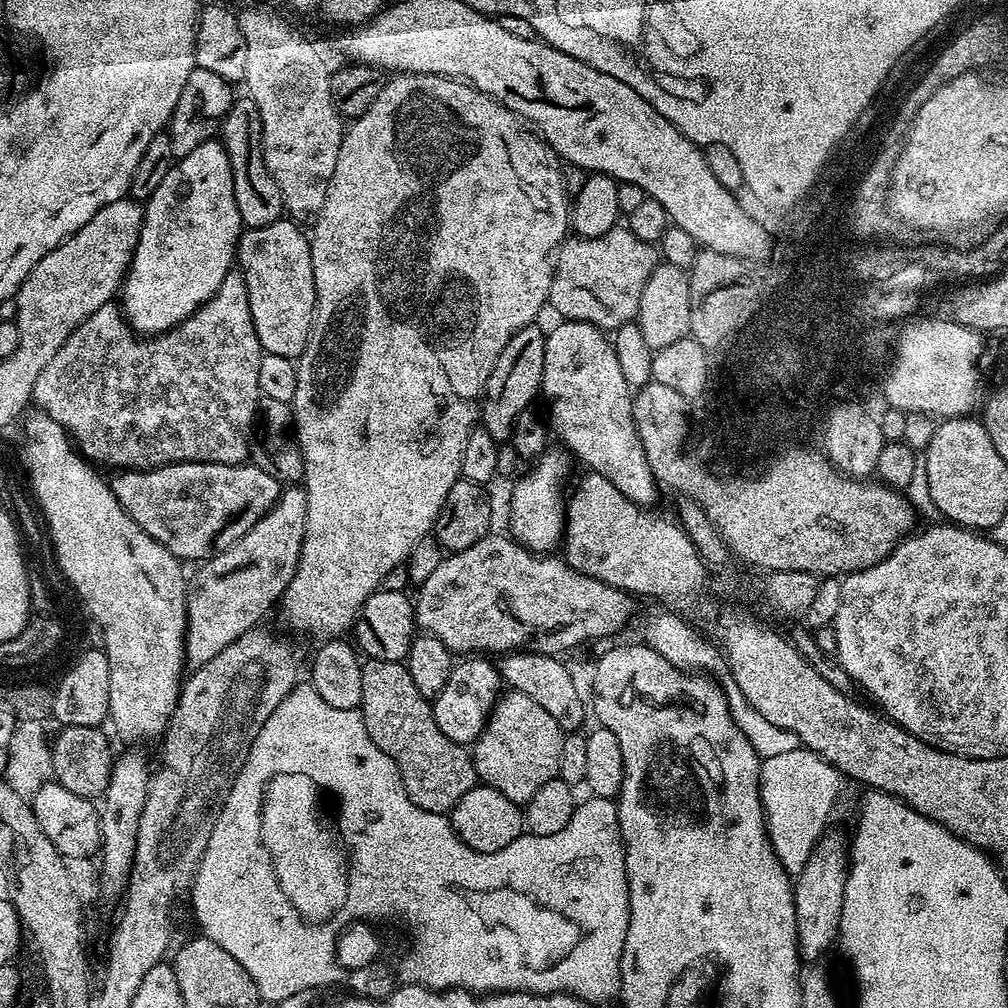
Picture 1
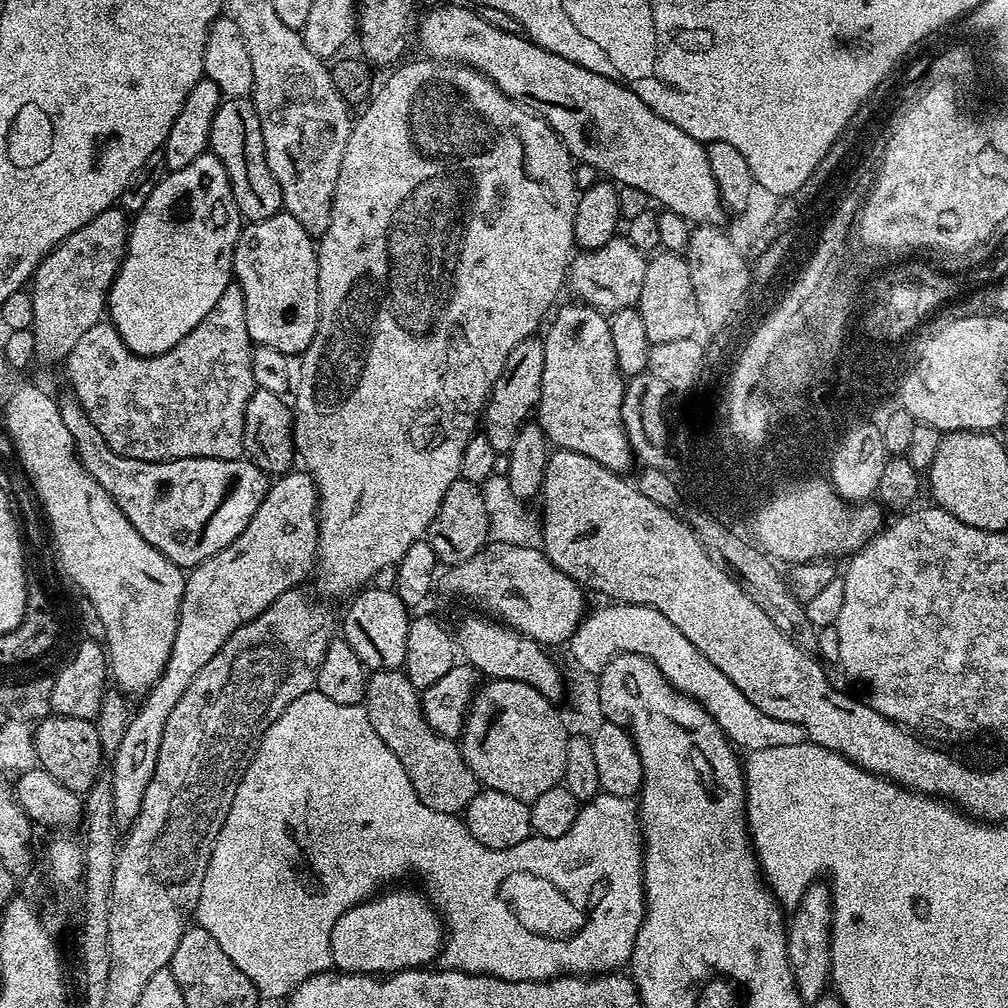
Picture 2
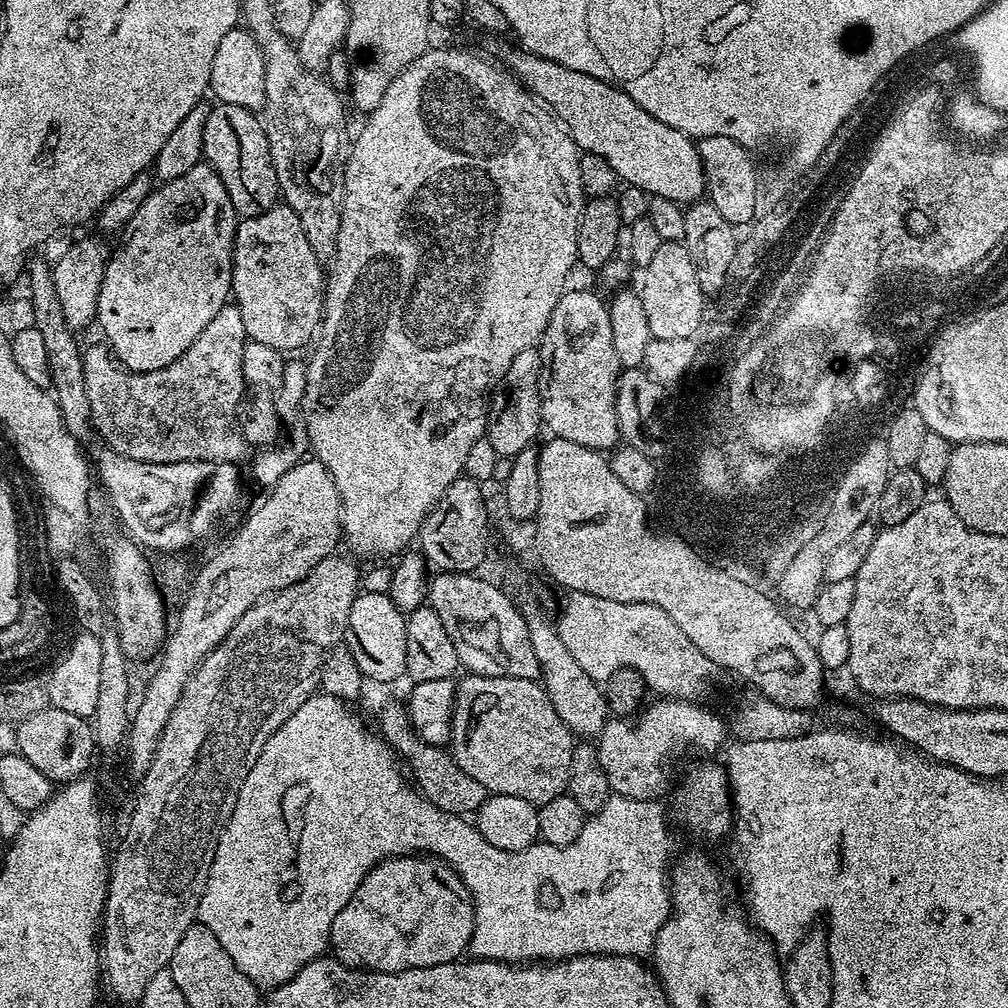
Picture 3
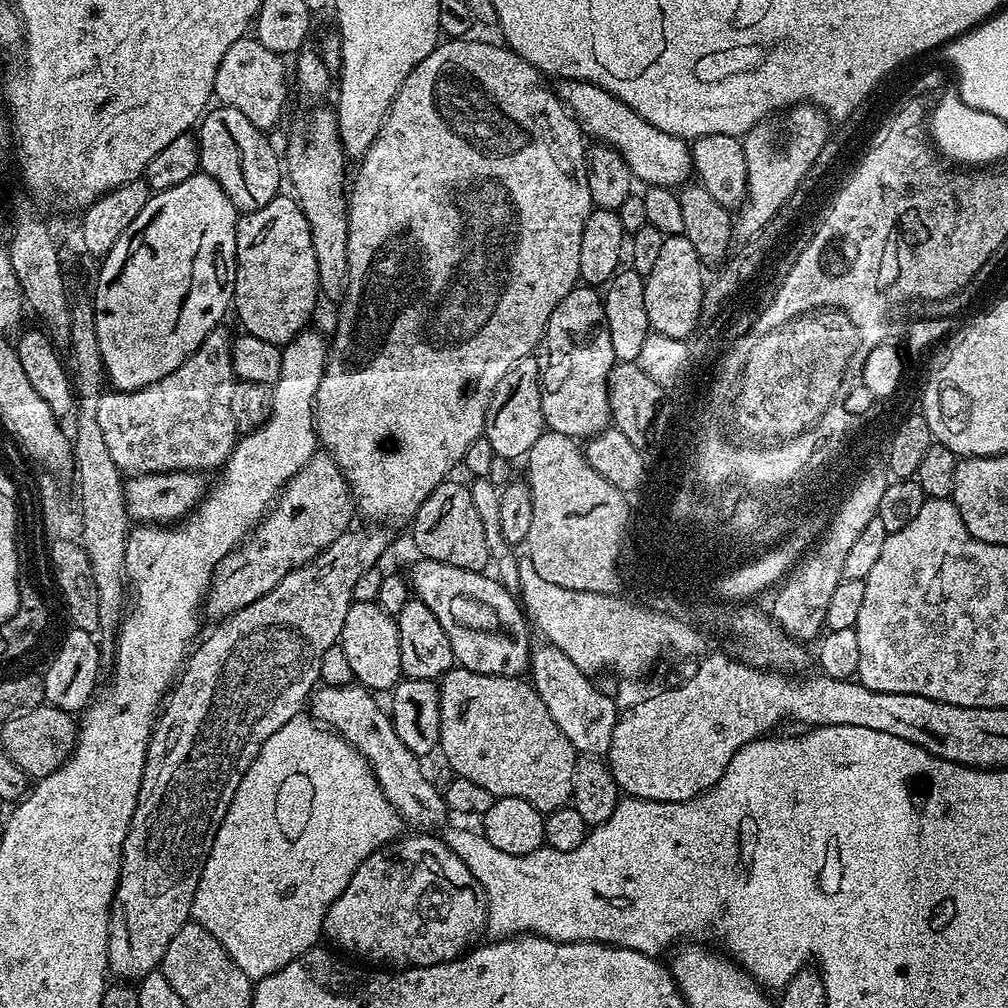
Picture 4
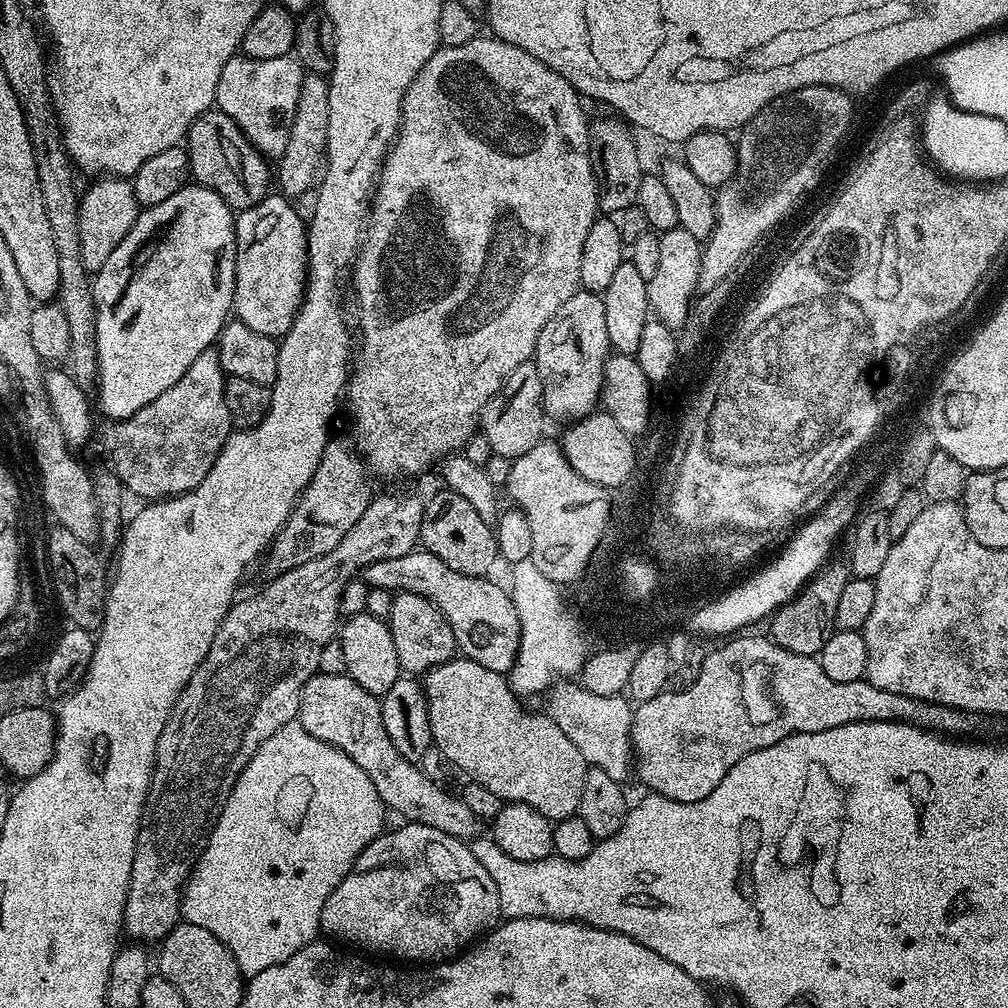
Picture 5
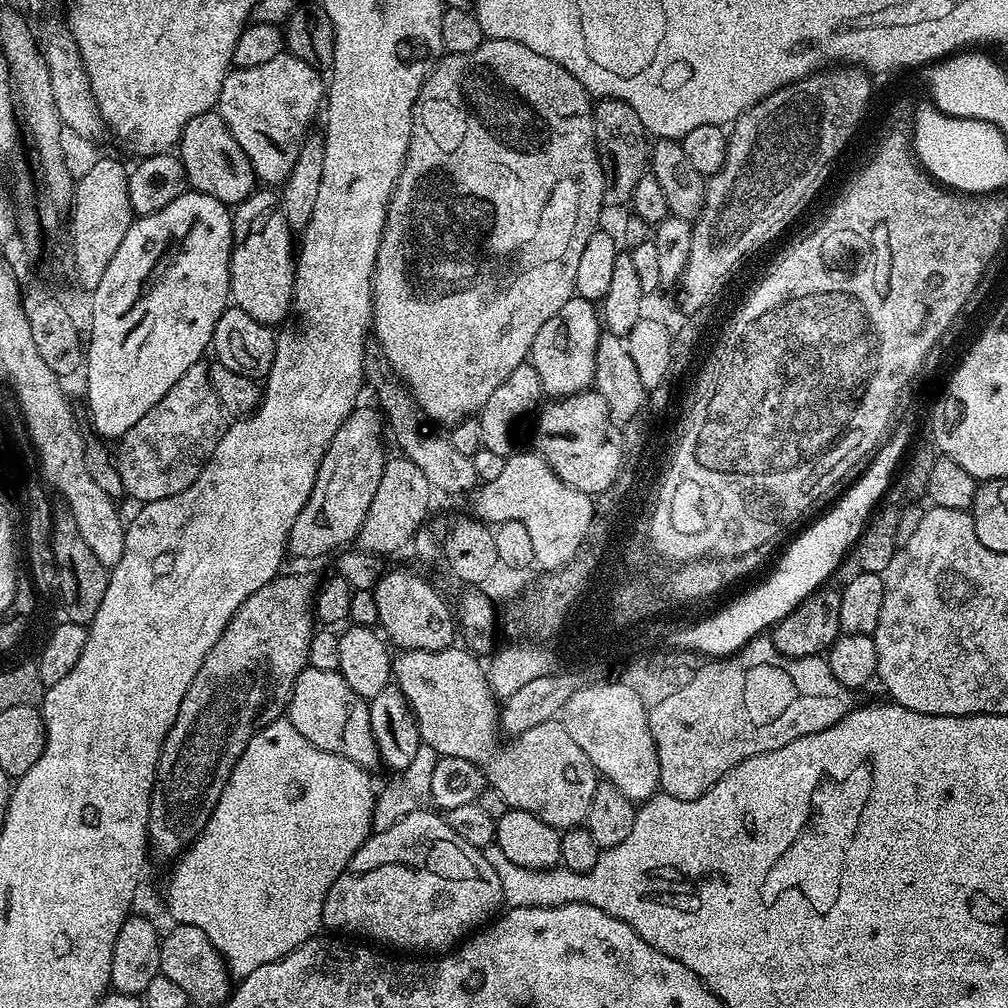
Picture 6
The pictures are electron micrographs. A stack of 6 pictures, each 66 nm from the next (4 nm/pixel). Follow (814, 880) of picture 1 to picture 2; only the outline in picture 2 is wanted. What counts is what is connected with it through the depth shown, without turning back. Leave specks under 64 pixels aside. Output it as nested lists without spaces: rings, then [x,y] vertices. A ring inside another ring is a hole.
[[[817,882],[815,884],[812,884],[811,887],[808,888],[806,894],[804,895],[803,899],[800,900],[800,903],[798,907],[795,909],[796,914],[791,916],[790,923],[787,925],[786,931],[788,933],[788,961],[790,962],[790,970],[792,971],[792,974],[794,976],[794,982],[796,983],[796,989],[798,990],[798,994],[803,998],[805,1005],[810,1006],[813,1002],[816,1001],[817,998],[820,997],[820,995],[823,995],[825,993],[825,990],[827,988],[824,988],[827,986],[829,987],[830,984],[830,976],[828,980],[828,971],[833,971],[834,968],[834,961],[832,959],[832,890],[831,887],[827,883],[824,882]]]

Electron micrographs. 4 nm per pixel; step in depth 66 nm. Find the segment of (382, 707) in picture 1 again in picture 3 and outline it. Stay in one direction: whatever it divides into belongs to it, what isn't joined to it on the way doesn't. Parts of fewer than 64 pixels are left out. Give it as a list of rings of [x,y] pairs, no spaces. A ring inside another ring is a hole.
[[[403,703],[388,704],[381,710],[378,730],[392,752],[401,761],[408,760],[407,771],[410,776],[412,771],[411,779],[419,794],[434,806],[438,806],[438,810],[468,818],[484,805],[490,793],[482,786],[482,782],[474,782],[474,778],[463,772],[443,747],[425,744],[412,728],[407,707]]]

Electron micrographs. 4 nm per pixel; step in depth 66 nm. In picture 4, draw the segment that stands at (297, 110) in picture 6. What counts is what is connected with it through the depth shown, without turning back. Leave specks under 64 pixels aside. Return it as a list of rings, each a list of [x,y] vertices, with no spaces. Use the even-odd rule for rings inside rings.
[[[254,38],[234,42],[230,50],[218,62],[218,74],[214,74],[214,96],[221,105],[242,110],[250,122],[261,130],[269,130],[280,120],[284,103],[288,100],[288,84],[284,81],[284,63],[275,52],[266,50]]]

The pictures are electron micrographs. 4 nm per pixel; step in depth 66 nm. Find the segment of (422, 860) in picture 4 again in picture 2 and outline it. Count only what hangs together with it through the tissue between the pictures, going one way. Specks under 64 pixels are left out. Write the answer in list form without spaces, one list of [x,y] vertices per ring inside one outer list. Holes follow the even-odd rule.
[[[392,886],[367,900],[360,901],[334,922],[330,934],[332,963],[339,971],[357,974],[391,974],[410,968],[423,969],[441,955],[446,939],[446,925],[431,900],[423,891]]]

